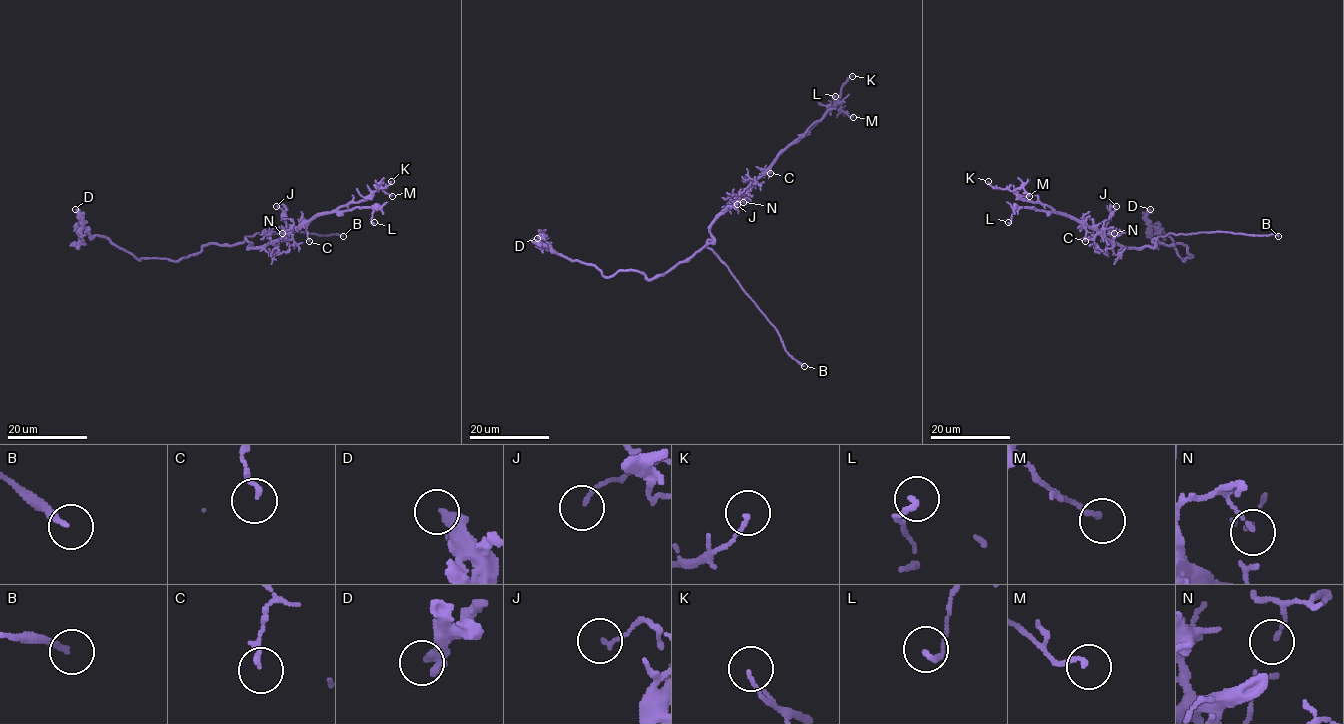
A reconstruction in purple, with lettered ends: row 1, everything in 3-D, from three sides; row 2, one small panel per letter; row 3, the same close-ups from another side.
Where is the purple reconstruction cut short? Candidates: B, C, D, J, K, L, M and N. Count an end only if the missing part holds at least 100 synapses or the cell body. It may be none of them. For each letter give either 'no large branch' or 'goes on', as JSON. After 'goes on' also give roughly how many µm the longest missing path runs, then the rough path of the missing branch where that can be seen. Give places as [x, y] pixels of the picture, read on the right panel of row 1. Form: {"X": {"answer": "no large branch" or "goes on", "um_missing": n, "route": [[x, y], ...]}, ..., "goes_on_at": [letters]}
{"B": {"answer": "goes on", "um_missing": 20, "route": [[1278, 236], [1290, 231], [1312, 244], [1324, 245], [1335, 241]]}, "C": {"answer": "no large branch"}, "D": {"answer": "no large branch"}, "J": {"answer": "no large branch"}, "K": {"answer": "no large branch"}, "L": {"answer": "no large branch"}, "M": {"answer": "no large branch"}, "N": {"answer": "no large branch"}, "goes_on_at": ["B"]}

